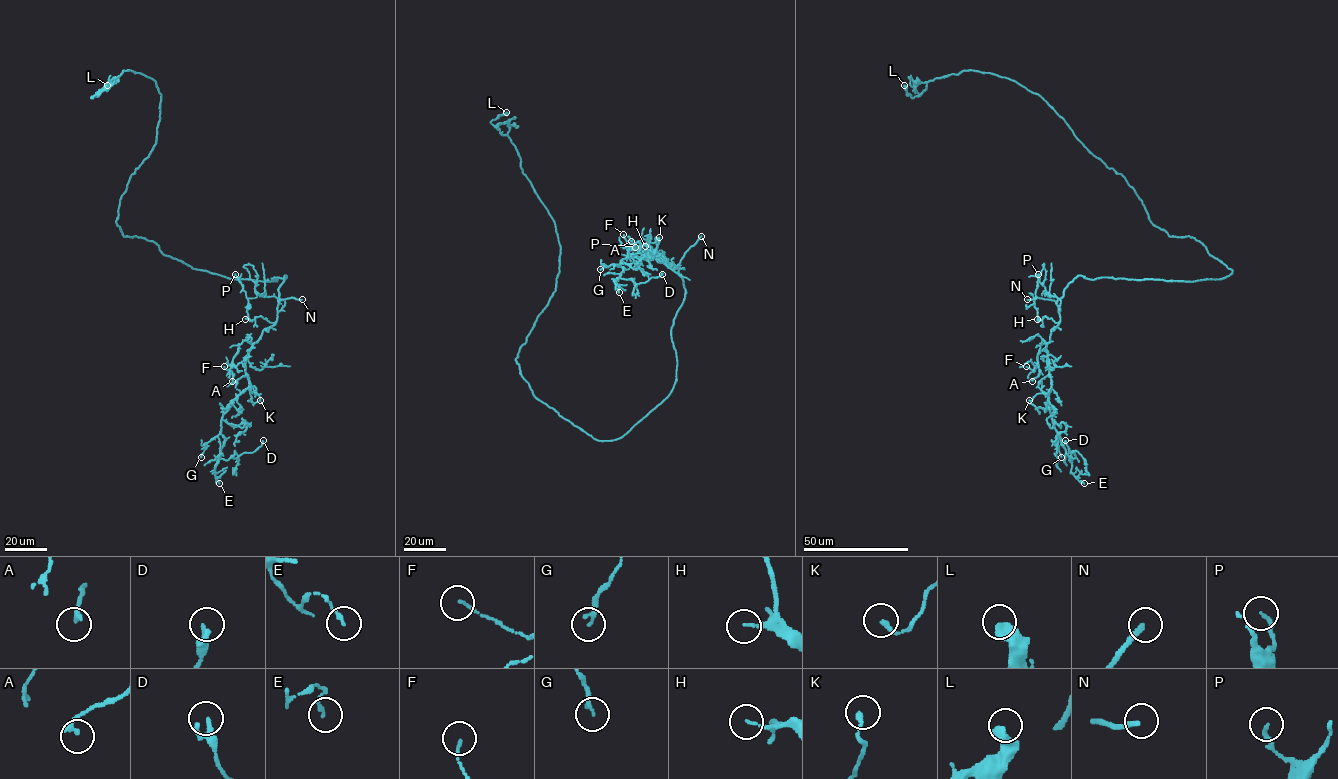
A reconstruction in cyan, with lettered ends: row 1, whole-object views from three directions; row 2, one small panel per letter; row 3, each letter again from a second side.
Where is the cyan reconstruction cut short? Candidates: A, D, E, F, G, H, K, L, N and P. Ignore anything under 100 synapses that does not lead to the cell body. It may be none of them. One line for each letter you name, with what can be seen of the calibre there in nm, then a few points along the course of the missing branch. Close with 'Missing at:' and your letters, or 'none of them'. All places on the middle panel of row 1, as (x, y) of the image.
N: 240 nm thick; missing branch runs (701, 236), (719, 213), (718, 207), (710, 190), (690, 172), (681, 171)
Missing at: N

